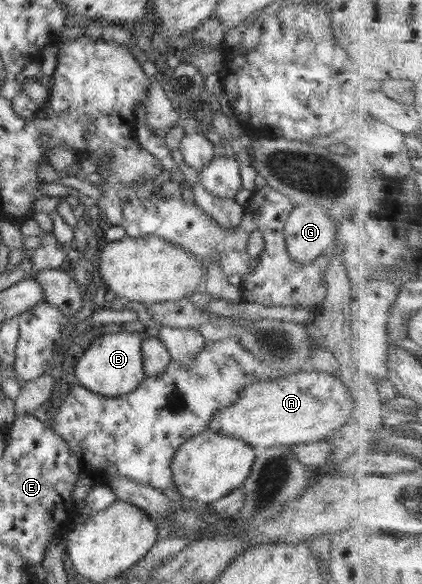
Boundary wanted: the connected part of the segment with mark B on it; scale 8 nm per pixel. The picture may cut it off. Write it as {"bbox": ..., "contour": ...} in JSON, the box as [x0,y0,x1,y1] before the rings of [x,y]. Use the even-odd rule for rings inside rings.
{"bbox":[74,328,146,396],"contour":[[[112,328],[107,335],[91,341],[74,367],[81,386],[104,396],[121,396],[133,391],[145,379],[141,343],[146,335]]]}

